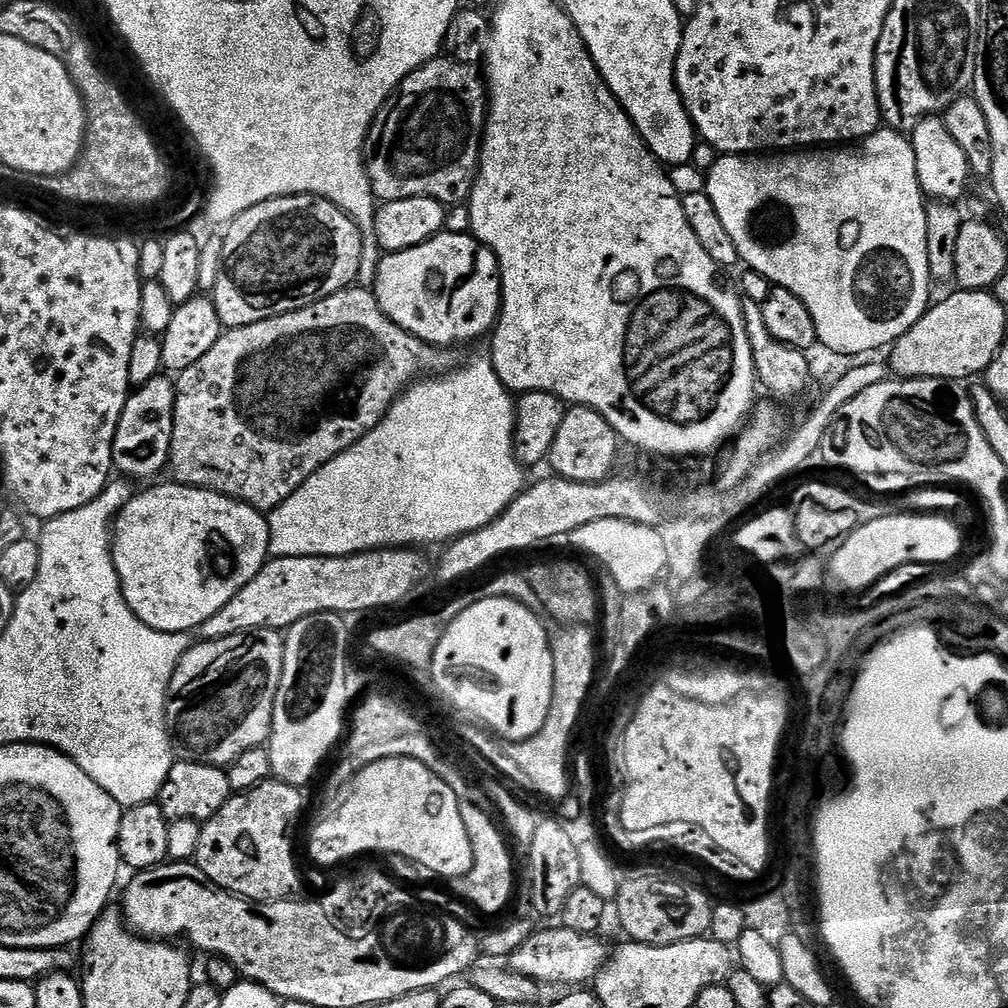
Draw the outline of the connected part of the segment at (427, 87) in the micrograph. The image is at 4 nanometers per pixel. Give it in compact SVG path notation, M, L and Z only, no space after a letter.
M437 58L431 60L430 62L426 62L422 67L418 70L414 70L411 74L406 77L403 82L398 85L398 87L392 89L392 93L390 94L390 98L381 108L378 110L378 114L374 118L374 122L370 126L370 130L368 131L367 138L364 139L364 173L368 175L368 182L372 187L372 195L376 197L377 201L387 202L389 200L401 200L402 198L434 198L439 204L443 204L445 206L456 206L461 202L467 201L468 195L472 192L472 182L476 178L476 173L480 167L480 142L484 139L484 126L486 123L486 113L488 111L488 94L486 91L486 81L484 79L484 73L481 71L479 67L475 64L463 64L462 62L458 62L457 60L450 60L447 58Z

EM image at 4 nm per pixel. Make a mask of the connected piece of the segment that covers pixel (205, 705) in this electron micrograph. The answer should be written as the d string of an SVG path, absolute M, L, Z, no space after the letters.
M274 628L193 643L168 687L166 722L175 755L227 769L238 754L267 745L283 665L284 636Z

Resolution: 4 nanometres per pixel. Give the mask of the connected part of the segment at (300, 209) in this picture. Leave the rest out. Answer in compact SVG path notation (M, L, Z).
M276 196L273 200L267 200L243 212L237 220L233 220L231 224L227 225L222 237L224 245L222 246L220 269L218 270L216 288L210 293L210 299L216 303L218 318L225 329L250 326L254 322L262 322L266 318L274 318L287 312L302 310L330 294L341 292L343 288L353 287L360 275L360 264L364 260L364 242L366 239L362 229L341 208L334 206L334 202L321 196Z

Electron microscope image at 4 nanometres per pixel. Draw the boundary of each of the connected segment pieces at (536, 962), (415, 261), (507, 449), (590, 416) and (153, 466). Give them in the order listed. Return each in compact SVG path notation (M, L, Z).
M557 926L557 928L548 928L545 932L540 932L540 930L533 931L531 936L526 938L526 942L522 942L522 946L518 946L518 950L514 950L514 954L510 958L510 968L511 971L517 972L518 974L524 974L526 978L530 978L531 980L535 980L539 982L541 985L547 986L547 984L568 984L564 986L584 986L587 982L595 981L596 975L599 974L600 968L608 961L608 957L610 955L610 948L607 948L606 945L603 944L602 941L599 940L599 935L589 934L587 932L575 932L574 930L570 930L569 928L563 926Z
M441 232L410 250L390 252L376 265L374 295L380 308L410 335L437 346L464 344L467 340L487 337L500 319L500 267L496 255L471 234Z
M491 359L472 360L468 365L457 367L455 370L437 375L435 378L424 378L413 383L403 394L392 403L388 413L359 440L342 454L338 454L326 466L322 466L286 502L282 502L275 510L267 513L268 529L270 530L269 553L278 556L352 556L355 552L374 552L385 548L410 548L415 549L416 544L440 544L451 542L458 536L465 536L499 516L510 506L510 502L522 490L525 483L522 465L516 459L514 445L516 442L516 404L513 393L500 382L494 370Z
M572 406L565 411L562 426L554 434L554 446L548 452L547 463L552 464L555 475L574 482L598 482L613 475L612 467L616 464L616 431L592 408Z
M161 374L153 378L150 382L146 382L146 386L135 389L129 395L126 406L120 415L118 422L118 430L114 434L114 442L112 443L112 463L115 471L121 477L127 478L129 481L148 480L144 482L152 482L157 479L156 476L160 471L169 467L168 455L172 449L172 435L174 434L174 402L176 401L175 383L167 375Z

